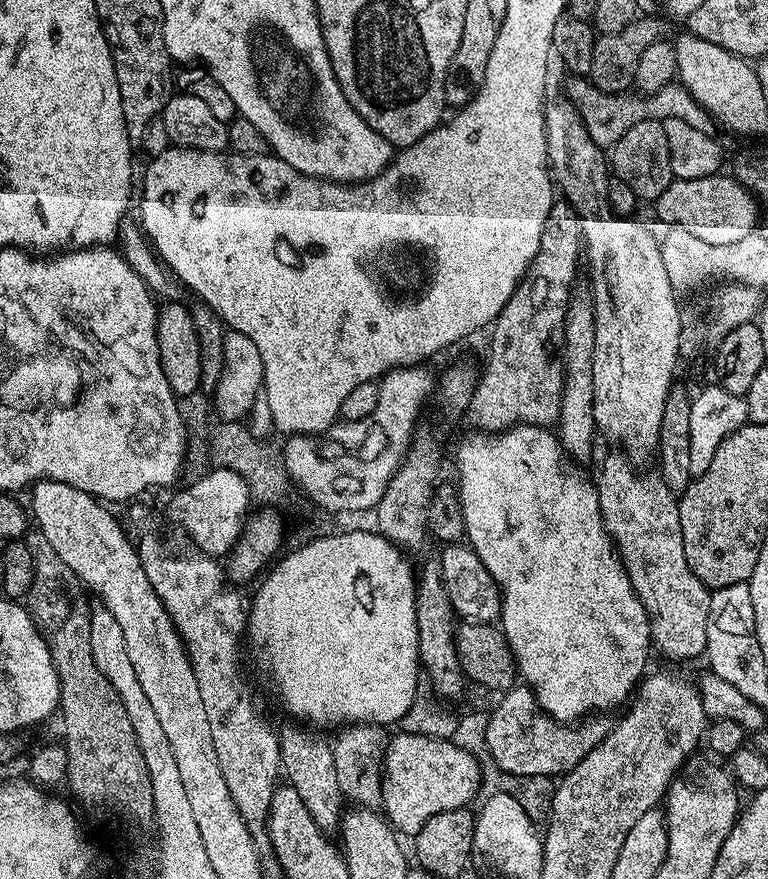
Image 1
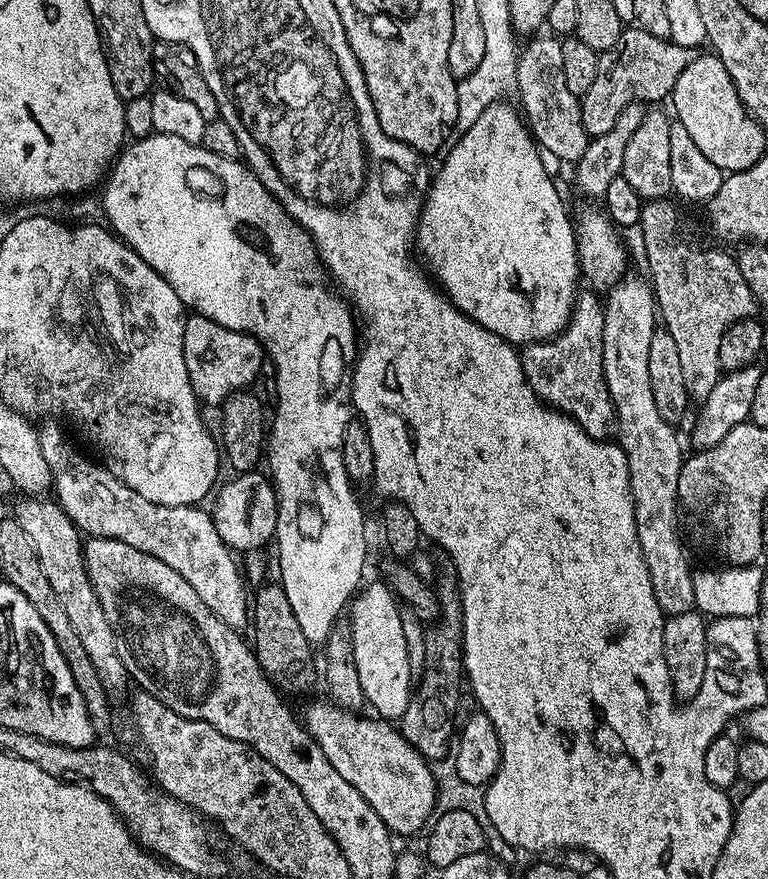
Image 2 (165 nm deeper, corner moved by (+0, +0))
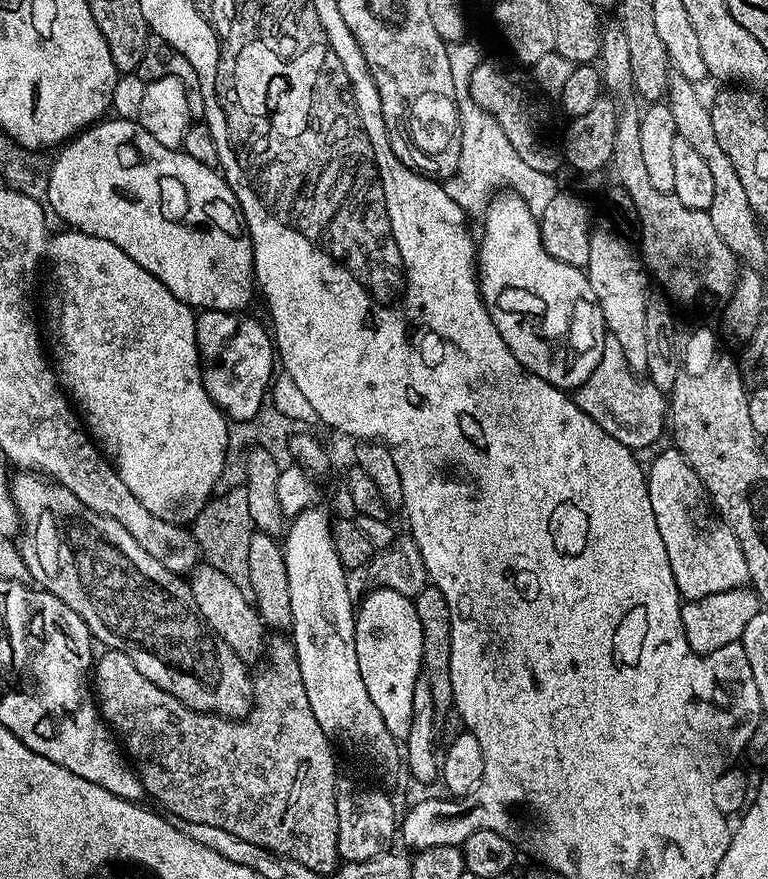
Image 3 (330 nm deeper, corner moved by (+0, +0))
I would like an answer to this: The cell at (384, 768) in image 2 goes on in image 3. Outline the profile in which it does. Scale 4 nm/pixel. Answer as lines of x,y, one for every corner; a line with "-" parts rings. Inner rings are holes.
202,562
192,570
188,581
191,593
194,594
195,605
198,606
203,620
218,634
218,638
222,638
222,642
226,642
226,646
230,646
230,650
234,650
234,654
238,654
242,658
249,658
248,656
263,657
265,655
265,622
260,617
260,613
257,612
255,604
248,600
247,596
226,574
207,562

